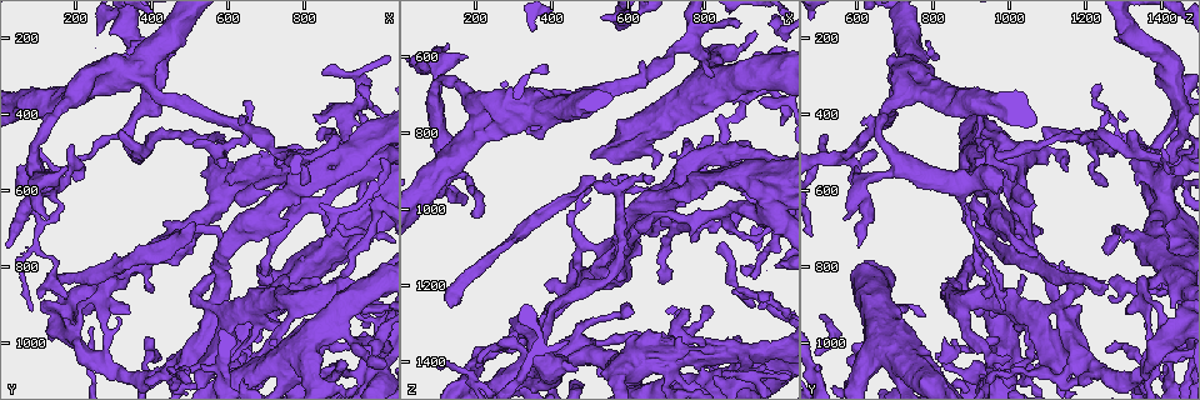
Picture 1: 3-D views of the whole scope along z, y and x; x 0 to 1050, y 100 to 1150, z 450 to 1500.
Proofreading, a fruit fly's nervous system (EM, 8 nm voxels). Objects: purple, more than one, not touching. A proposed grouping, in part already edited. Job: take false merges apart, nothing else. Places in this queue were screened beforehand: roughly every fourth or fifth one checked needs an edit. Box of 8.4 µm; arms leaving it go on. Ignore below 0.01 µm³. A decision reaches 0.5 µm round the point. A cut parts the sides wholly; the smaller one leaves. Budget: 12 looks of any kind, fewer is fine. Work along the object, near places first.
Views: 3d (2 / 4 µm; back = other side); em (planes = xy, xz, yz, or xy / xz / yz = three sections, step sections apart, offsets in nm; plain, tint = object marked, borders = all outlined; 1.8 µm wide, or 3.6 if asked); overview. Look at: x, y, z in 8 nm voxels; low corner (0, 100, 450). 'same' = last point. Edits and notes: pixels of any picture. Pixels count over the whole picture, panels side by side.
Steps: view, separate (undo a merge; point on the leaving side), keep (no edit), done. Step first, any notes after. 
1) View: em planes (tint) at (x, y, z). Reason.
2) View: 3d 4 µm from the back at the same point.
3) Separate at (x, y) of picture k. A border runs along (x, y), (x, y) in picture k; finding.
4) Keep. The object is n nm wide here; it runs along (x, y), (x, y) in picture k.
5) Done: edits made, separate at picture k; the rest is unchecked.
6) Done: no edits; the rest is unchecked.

View: 3d 4 µm at (735, 560, 1395). Sudden change in width.

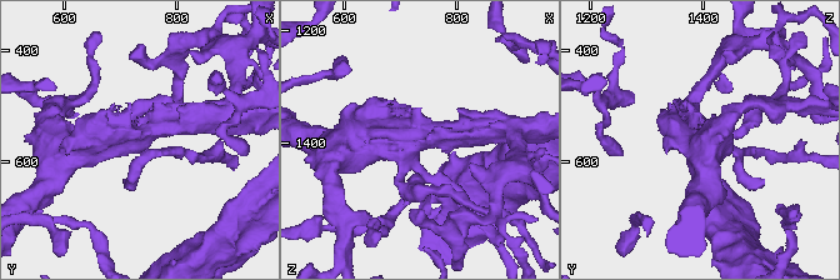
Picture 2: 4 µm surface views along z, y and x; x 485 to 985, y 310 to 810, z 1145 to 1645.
View: em planes (tint) at (725, 560, 1395). Need the tissue.

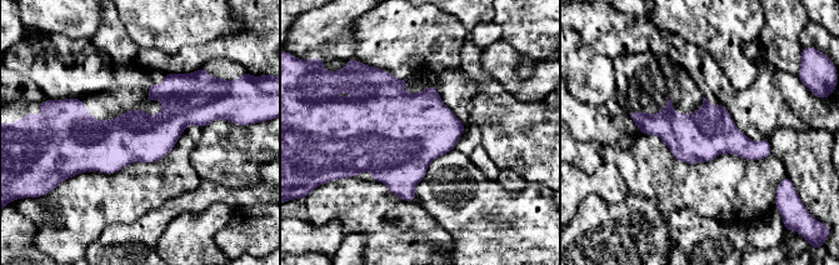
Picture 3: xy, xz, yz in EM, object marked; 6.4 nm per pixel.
Keep. It runs along (213, 116), (65, 129) in picture 3; one neuron here.

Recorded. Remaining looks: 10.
View: em xz step 8 (tint) at (130, 600, 870). Small branch off a trunk.

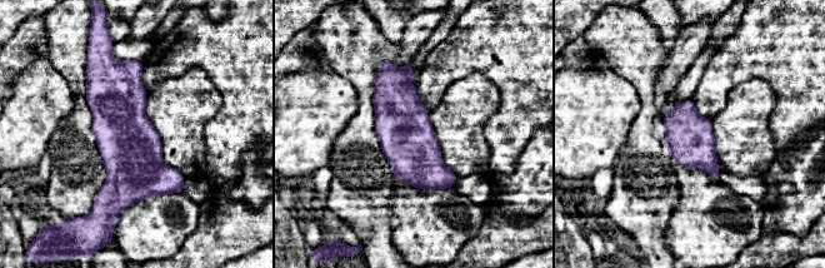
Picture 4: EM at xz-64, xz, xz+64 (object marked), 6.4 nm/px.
View: em planes (borders) at the same point.

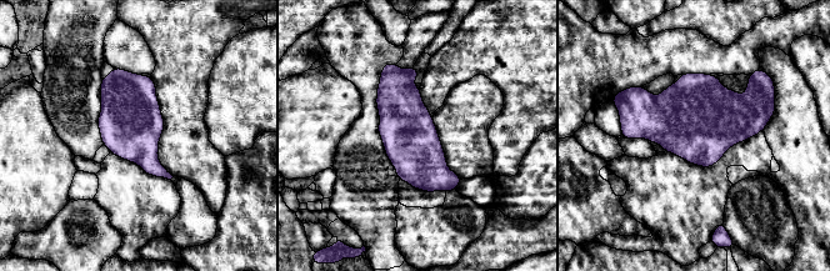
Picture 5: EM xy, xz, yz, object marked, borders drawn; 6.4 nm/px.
Keep. One neuron here.

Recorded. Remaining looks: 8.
View: 3d 4 µm at (440, 1085, 1230). Sharp bend.

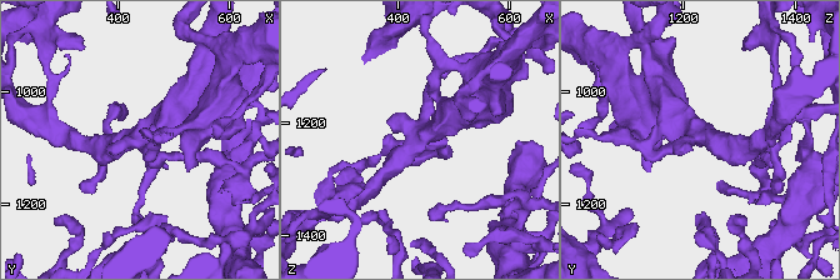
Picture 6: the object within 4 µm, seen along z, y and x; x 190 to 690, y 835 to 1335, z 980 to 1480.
View: em planes (tint) at (445, 1075, 1230).

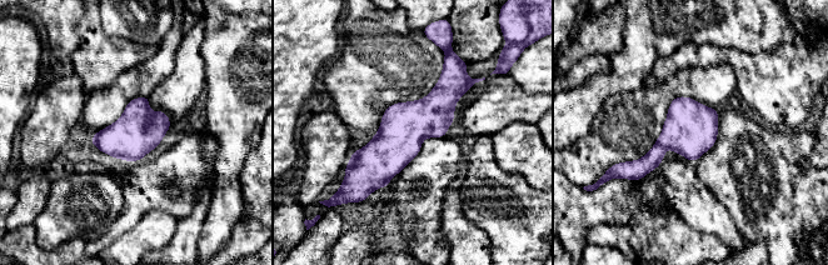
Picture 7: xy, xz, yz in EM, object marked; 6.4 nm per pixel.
Separate at (691, 129) of picture 7. A second neuron is stuck on.

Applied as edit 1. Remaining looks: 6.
View: em planes (tint) at (370, 505, 1345). Arms part here.

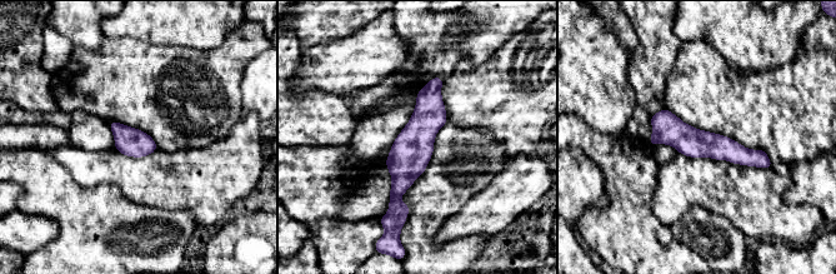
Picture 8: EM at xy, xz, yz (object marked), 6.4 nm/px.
Keep. The object is 190 nm wide here; it runs along (437, 80), (395, 194), (399, 213) in picture 8; all the same neuron.

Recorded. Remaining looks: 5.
View: em xz step 16 (tint) at (405, 290, 1425). Thick turns thin.

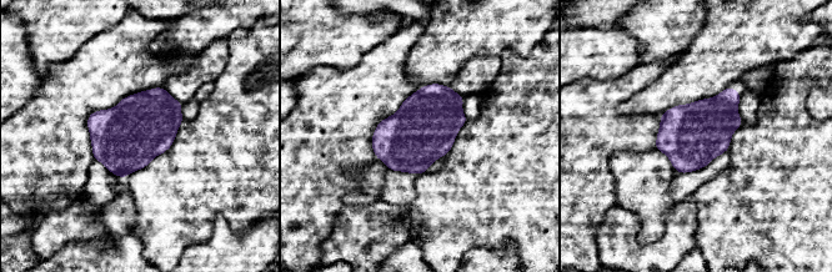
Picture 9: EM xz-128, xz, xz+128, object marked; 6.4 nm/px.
View: em planes (tint) at the same point. Another direction.

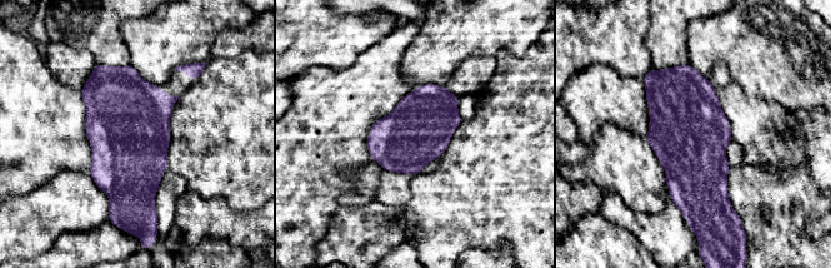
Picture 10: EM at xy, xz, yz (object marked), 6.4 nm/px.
Keep. Continuous, no second neuron.

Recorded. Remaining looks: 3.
Done: edits made, separate at picture 7; the rest is unchecked.

